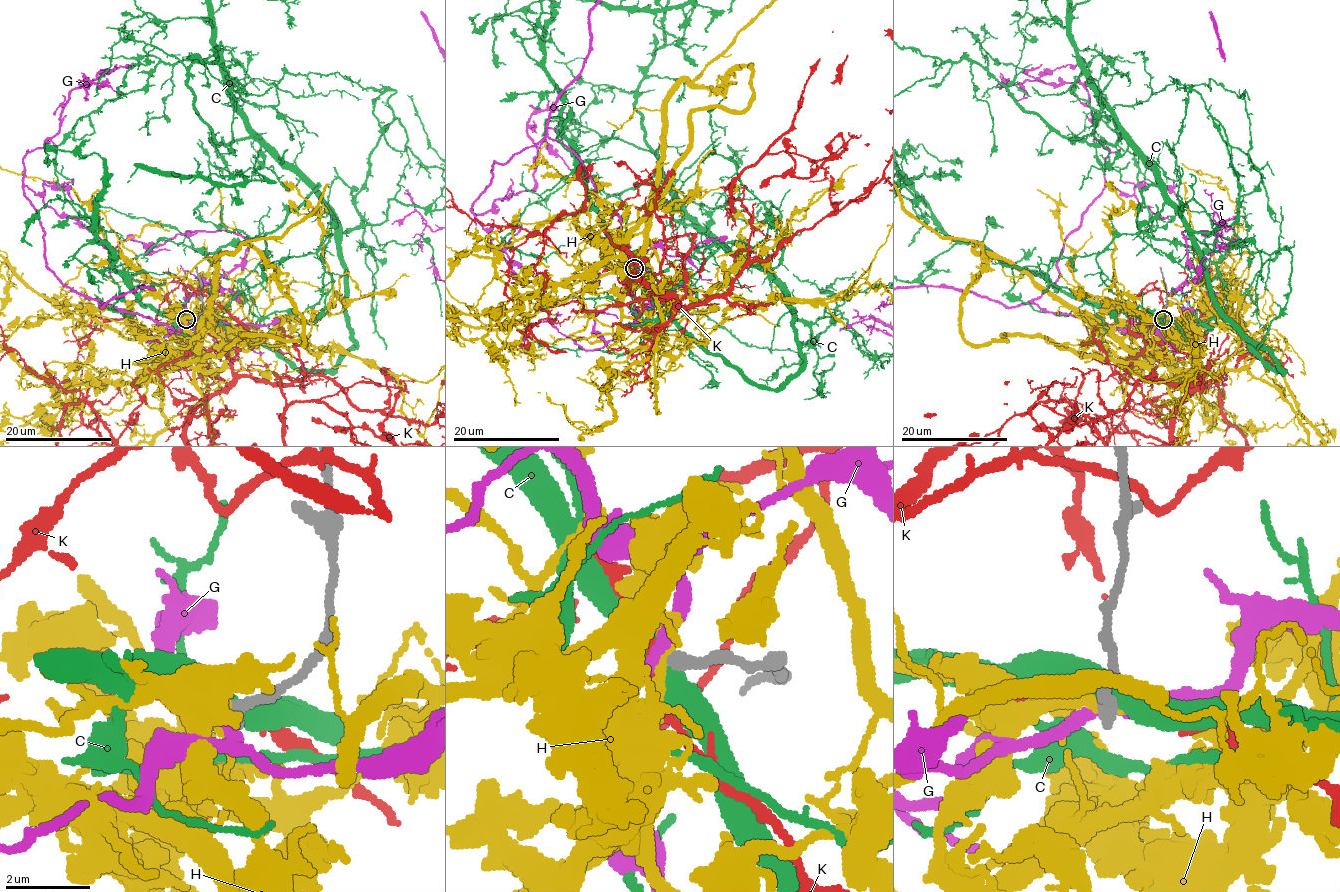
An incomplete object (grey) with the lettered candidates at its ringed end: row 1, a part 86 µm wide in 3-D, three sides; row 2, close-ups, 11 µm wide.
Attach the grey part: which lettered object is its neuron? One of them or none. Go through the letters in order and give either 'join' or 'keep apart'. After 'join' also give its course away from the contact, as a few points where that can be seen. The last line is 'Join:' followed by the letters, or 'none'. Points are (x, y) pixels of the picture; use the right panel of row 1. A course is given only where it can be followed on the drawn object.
C: keep apart
G: keep apart
H: keep apart
K: keep apart
Join: none

